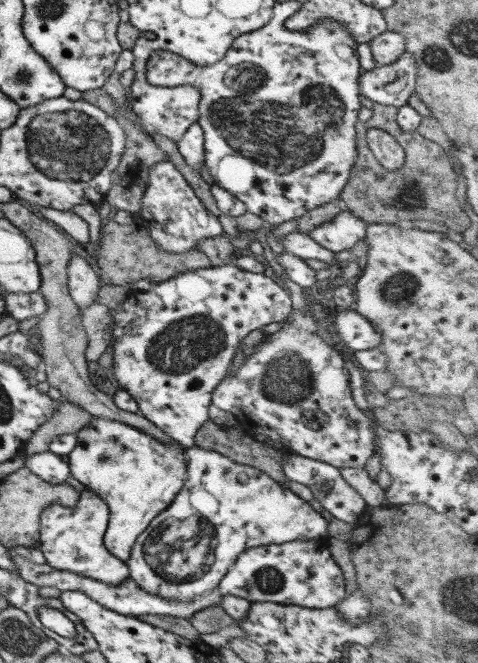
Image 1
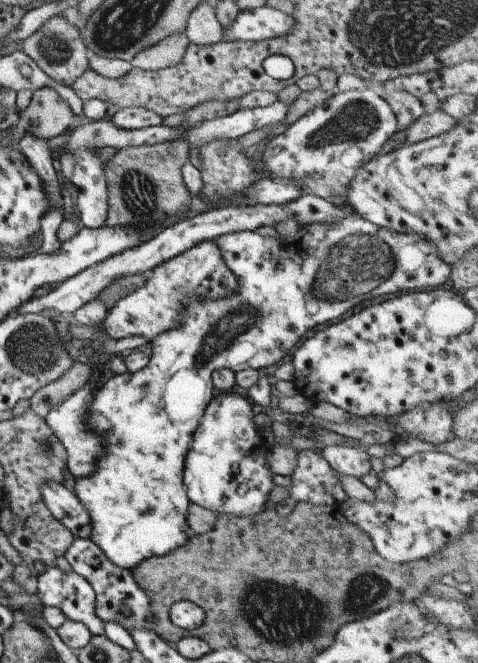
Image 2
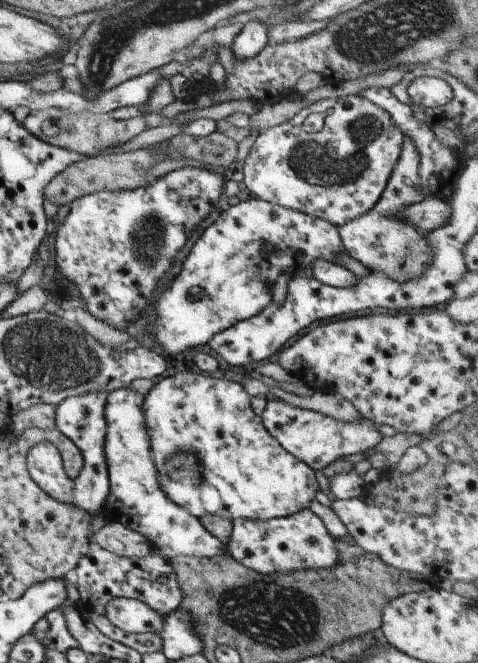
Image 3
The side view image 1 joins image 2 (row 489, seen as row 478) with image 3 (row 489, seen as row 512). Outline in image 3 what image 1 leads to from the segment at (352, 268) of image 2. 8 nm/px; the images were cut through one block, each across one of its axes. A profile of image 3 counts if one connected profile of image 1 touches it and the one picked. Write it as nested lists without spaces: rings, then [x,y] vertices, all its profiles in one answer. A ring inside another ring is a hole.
[[[131,387],[107,392],[104,402],[104,419],[106,429],[104,434],[104,459],[108,476],[108,495],[105,515],[109,521],[115,521],[129,530],[142,534],[150,545],[154,546],[154,552],[165,559],[179,555],[219,559],[224,552],[224,544],[210,535],[197,517],[190,515],[185,509],[173,504],[163,493],[156,479],[156,470],[150,458],[150,442],[144,427],[144,415],[141,412],[143,395],[134,391]]]

